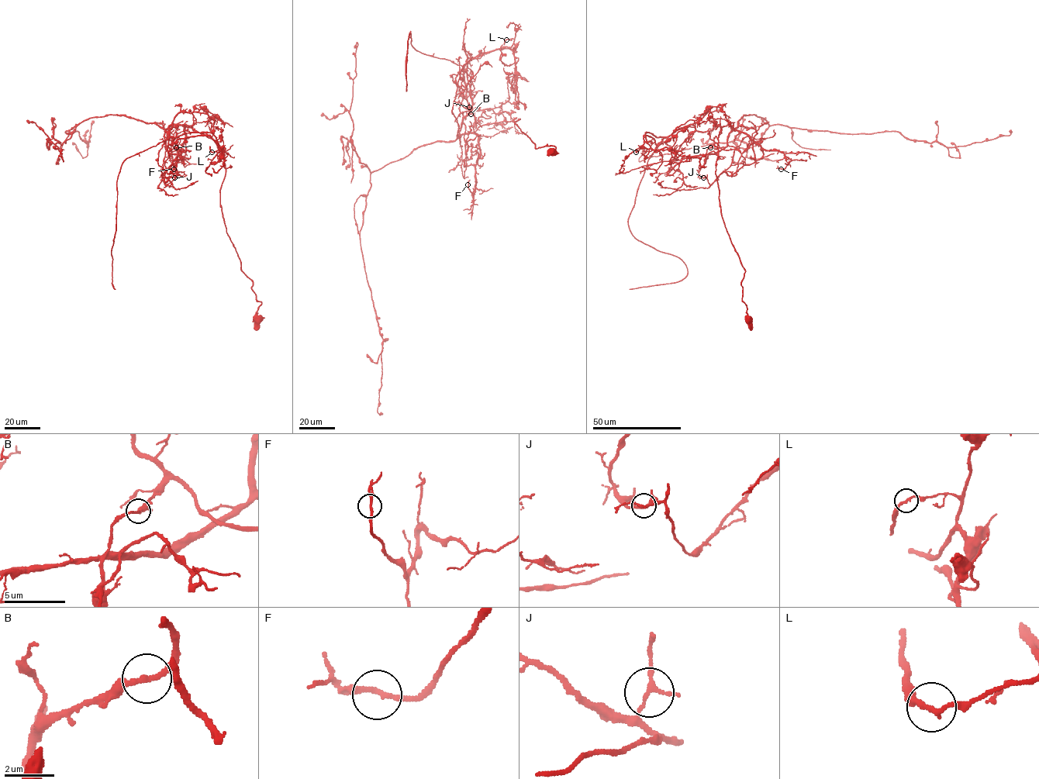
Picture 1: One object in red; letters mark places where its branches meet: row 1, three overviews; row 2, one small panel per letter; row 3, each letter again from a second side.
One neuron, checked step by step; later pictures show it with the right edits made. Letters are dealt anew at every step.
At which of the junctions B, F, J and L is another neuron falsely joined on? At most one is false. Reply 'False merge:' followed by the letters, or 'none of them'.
False merge: B

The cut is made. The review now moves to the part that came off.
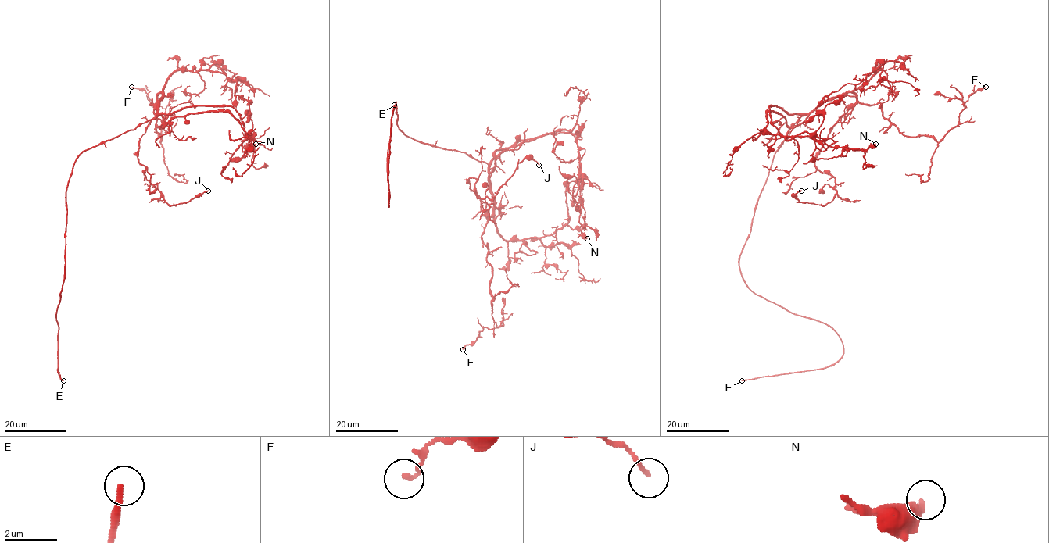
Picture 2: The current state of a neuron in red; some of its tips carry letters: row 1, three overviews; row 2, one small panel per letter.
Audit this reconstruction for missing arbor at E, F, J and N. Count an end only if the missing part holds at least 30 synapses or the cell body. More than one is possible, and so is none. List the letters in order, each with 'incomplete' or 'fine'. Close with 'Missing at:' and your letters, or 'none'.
E: incomplete
F: fine
J: fine
N: fine
Missing at: E

